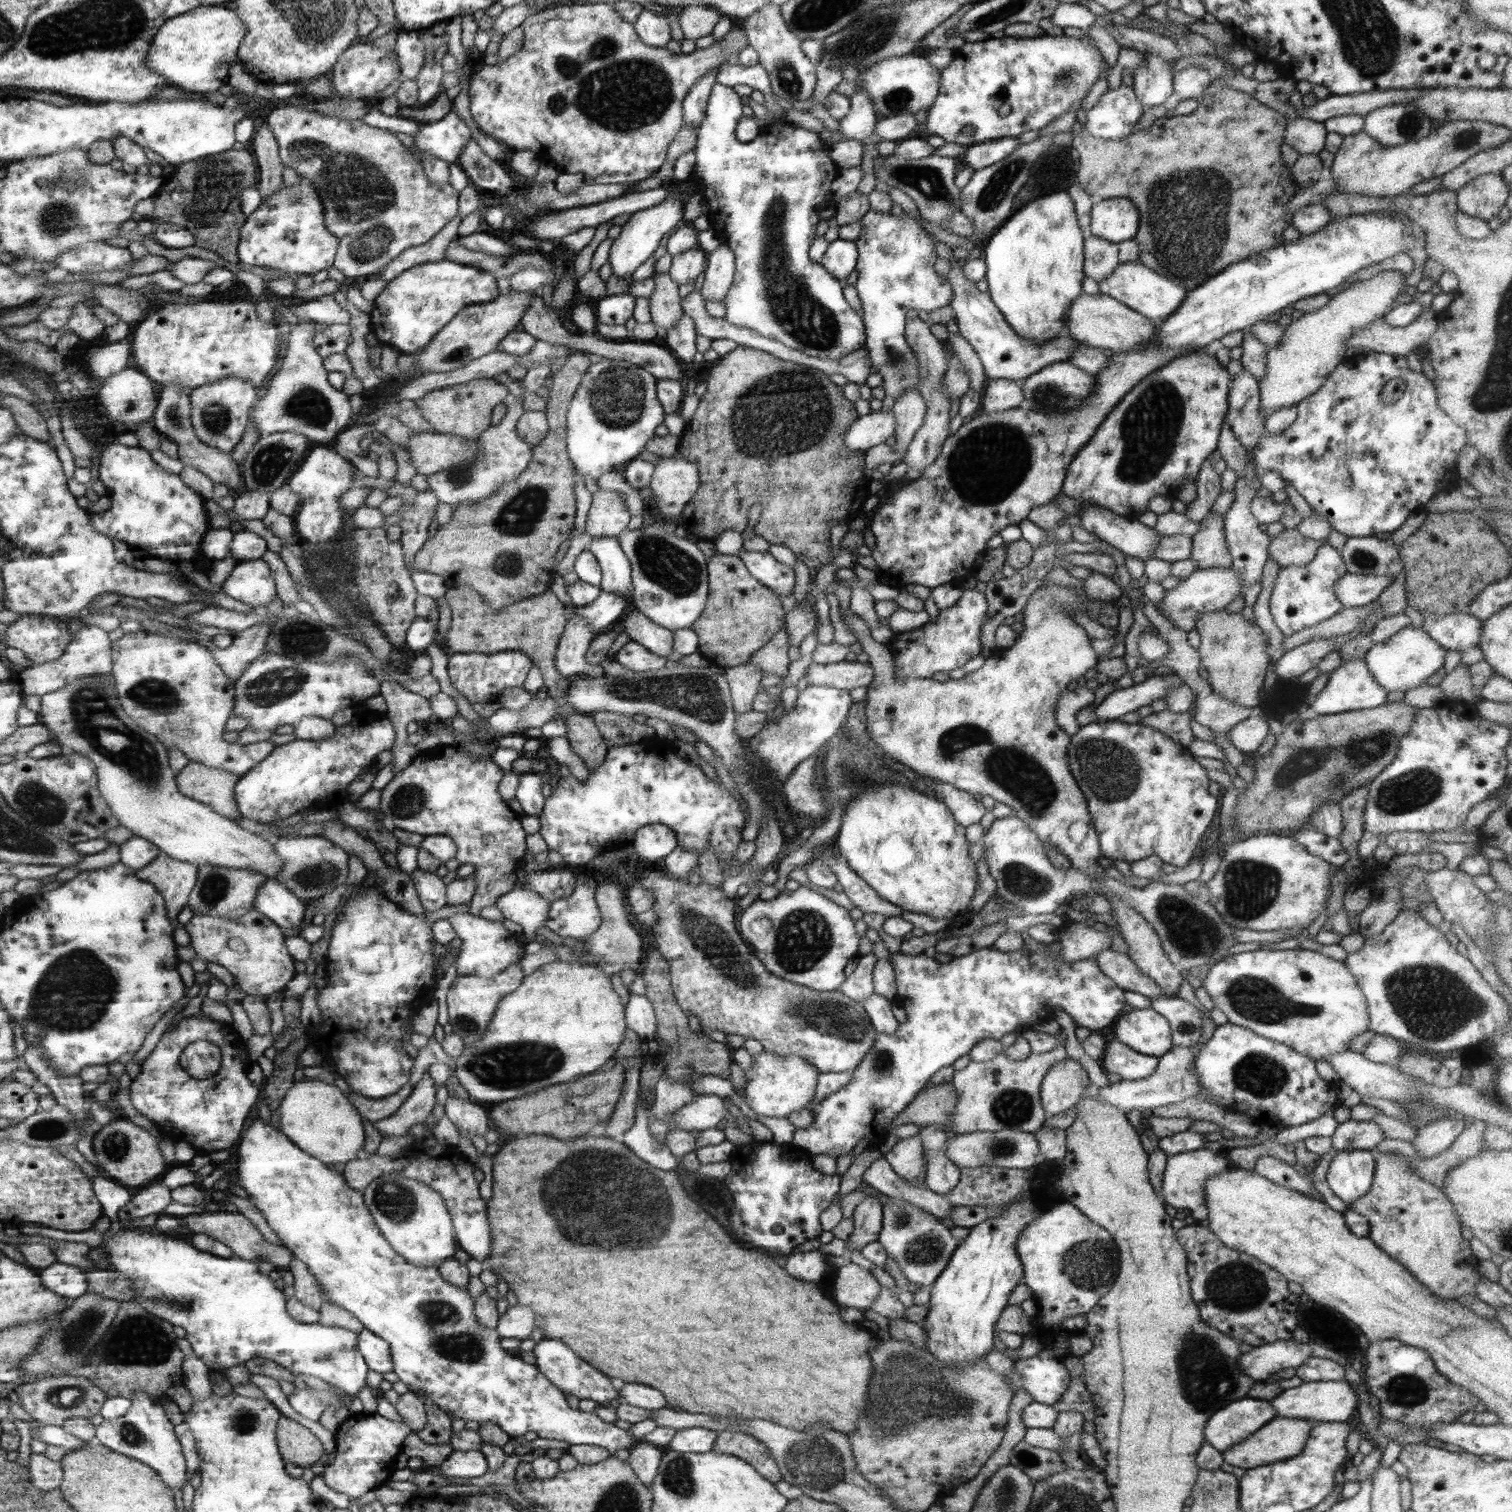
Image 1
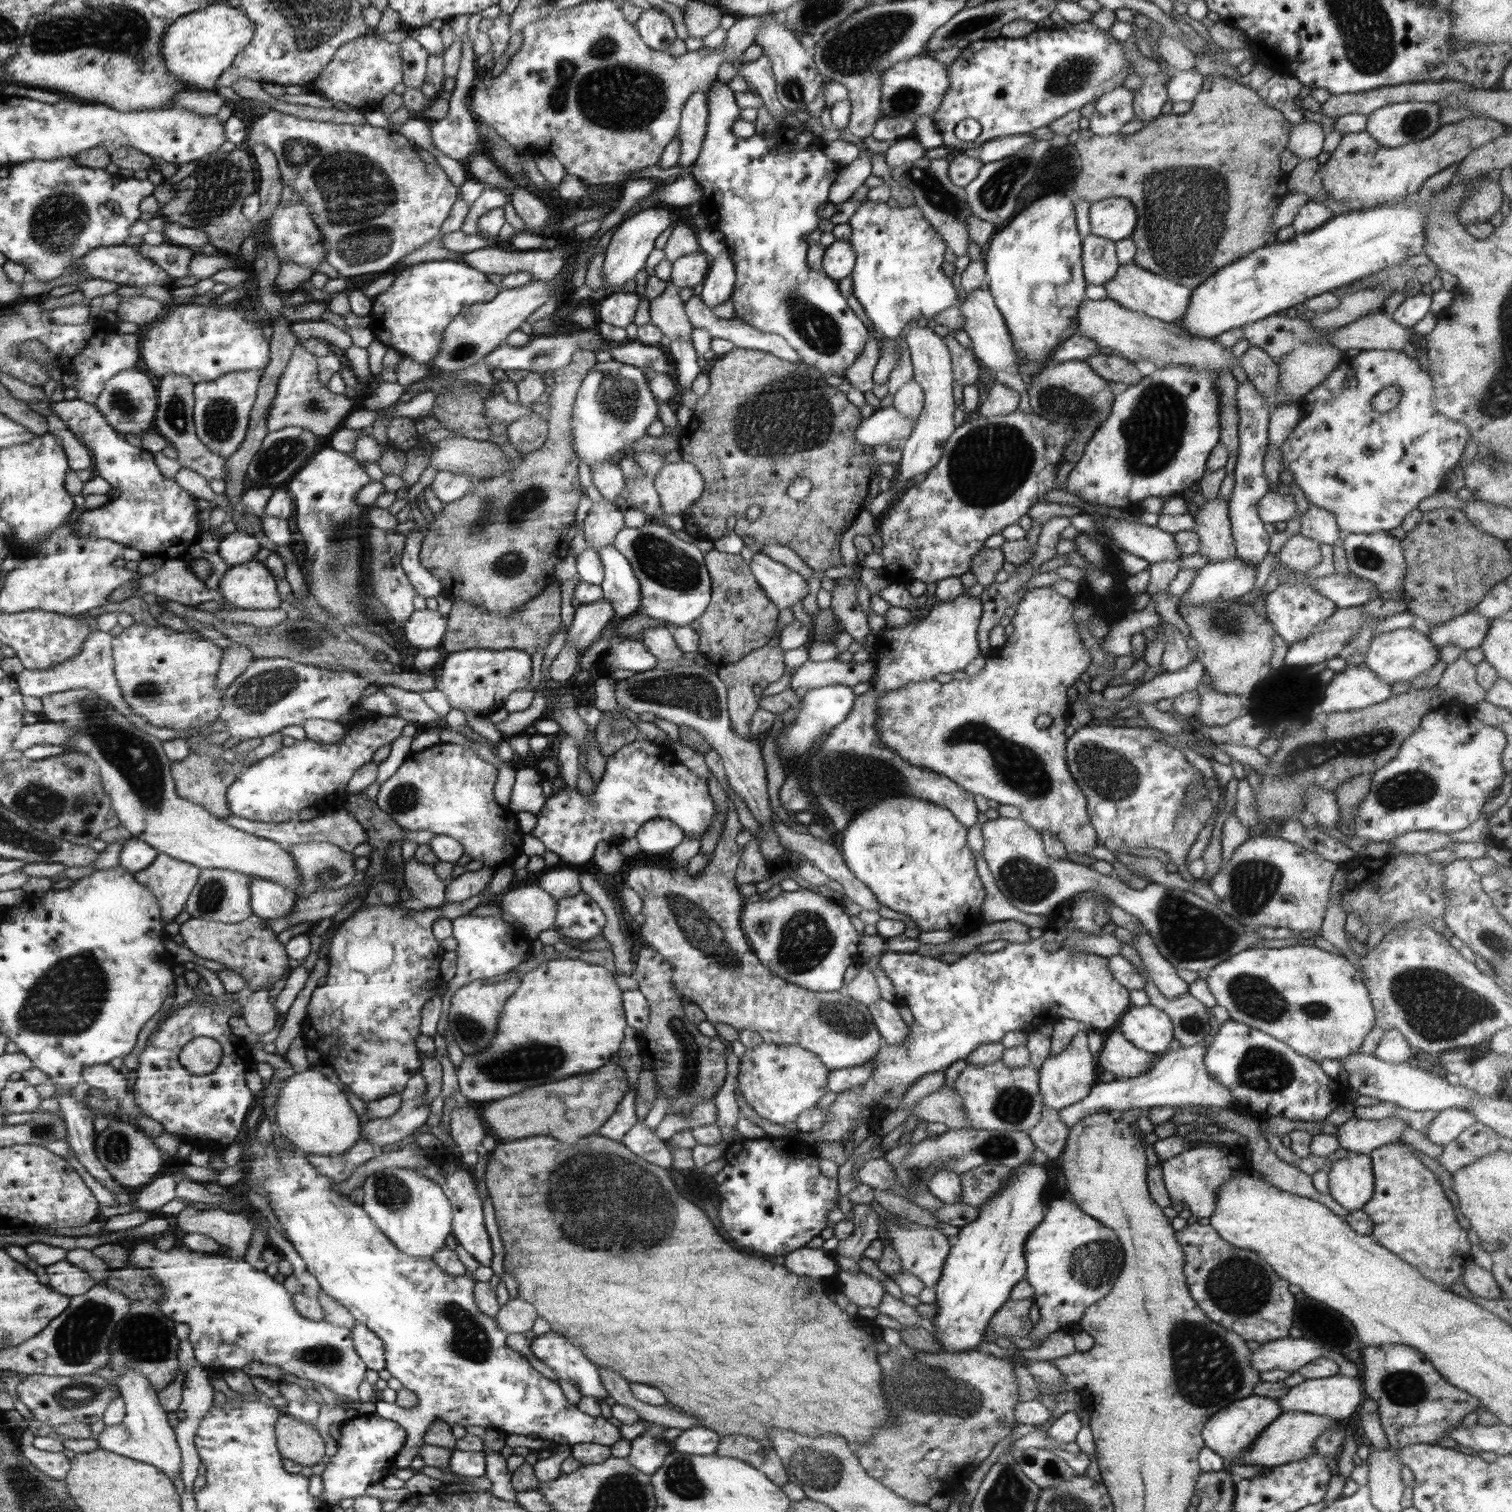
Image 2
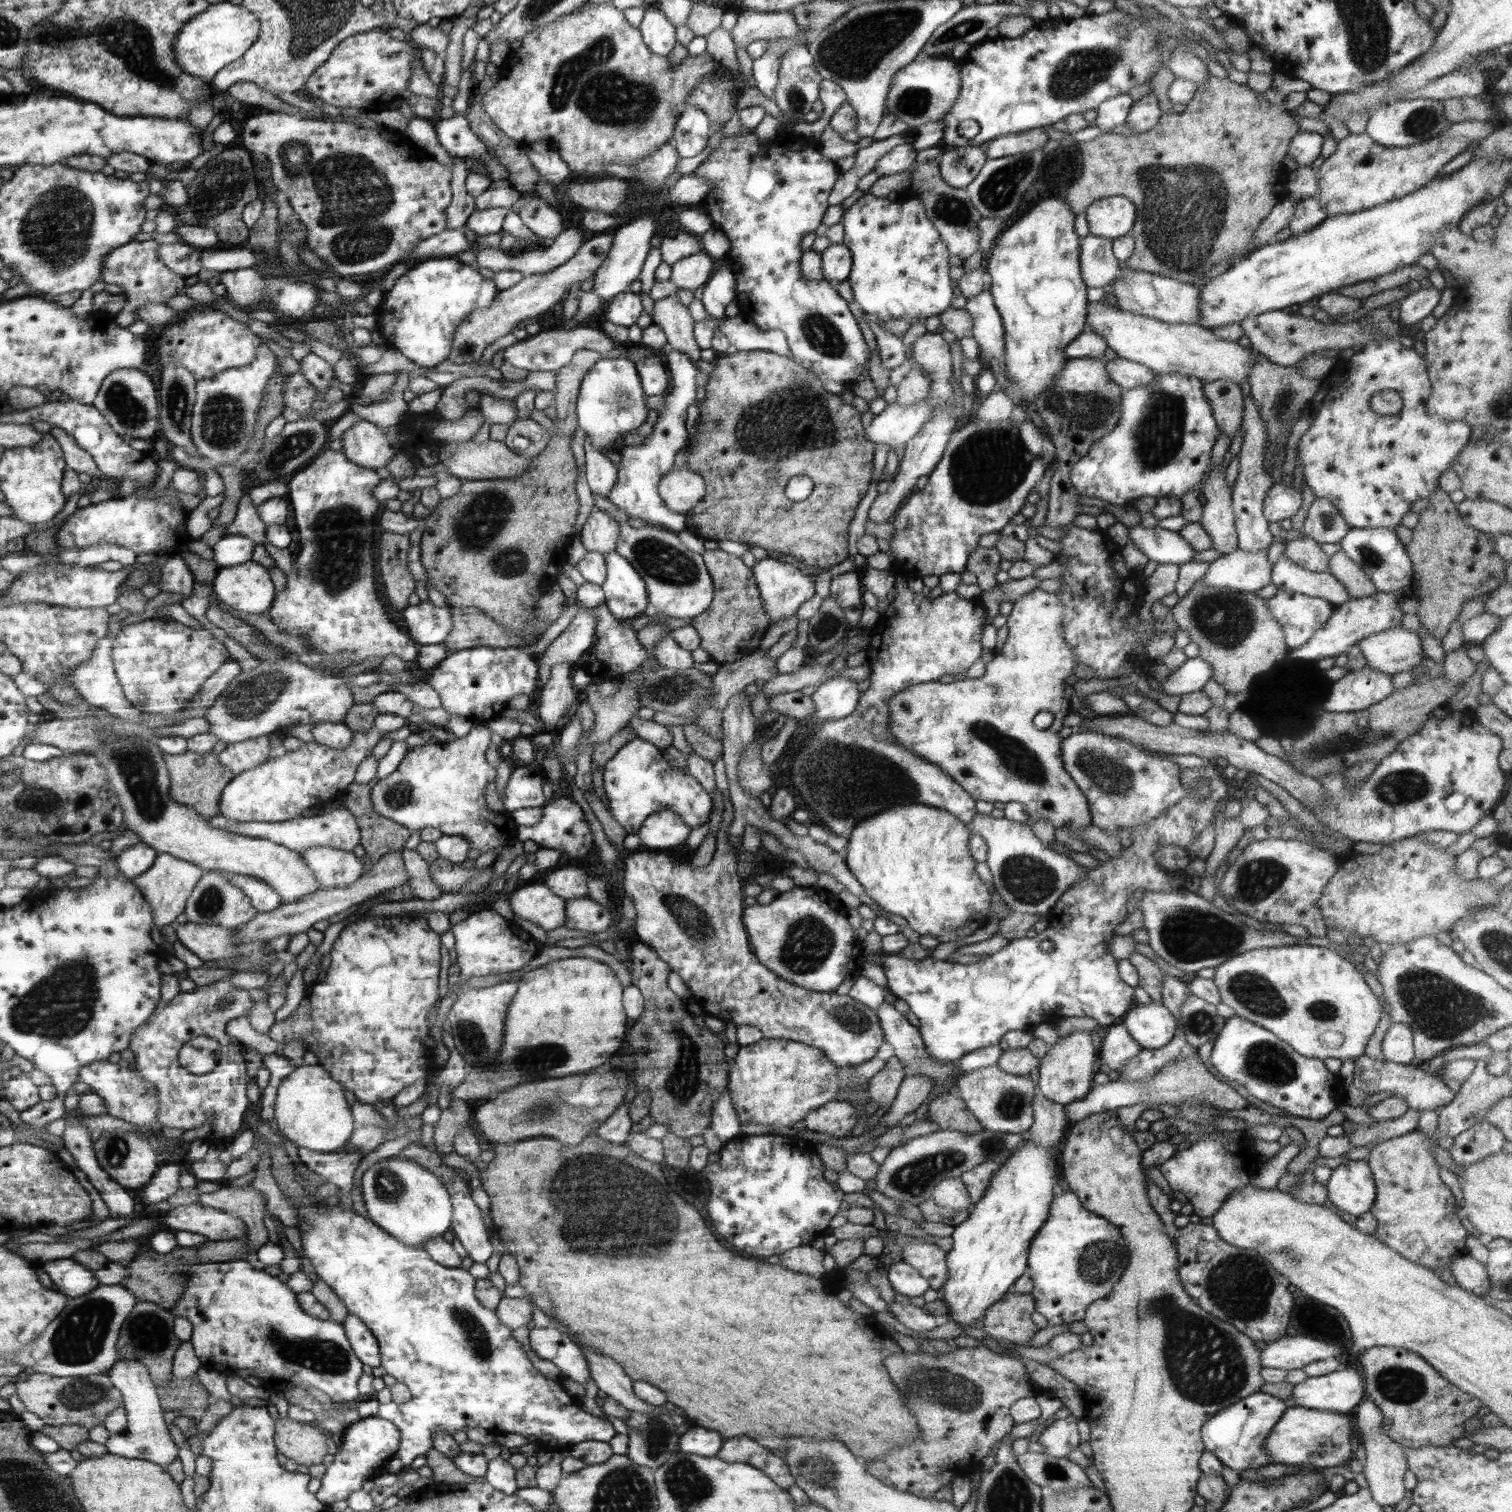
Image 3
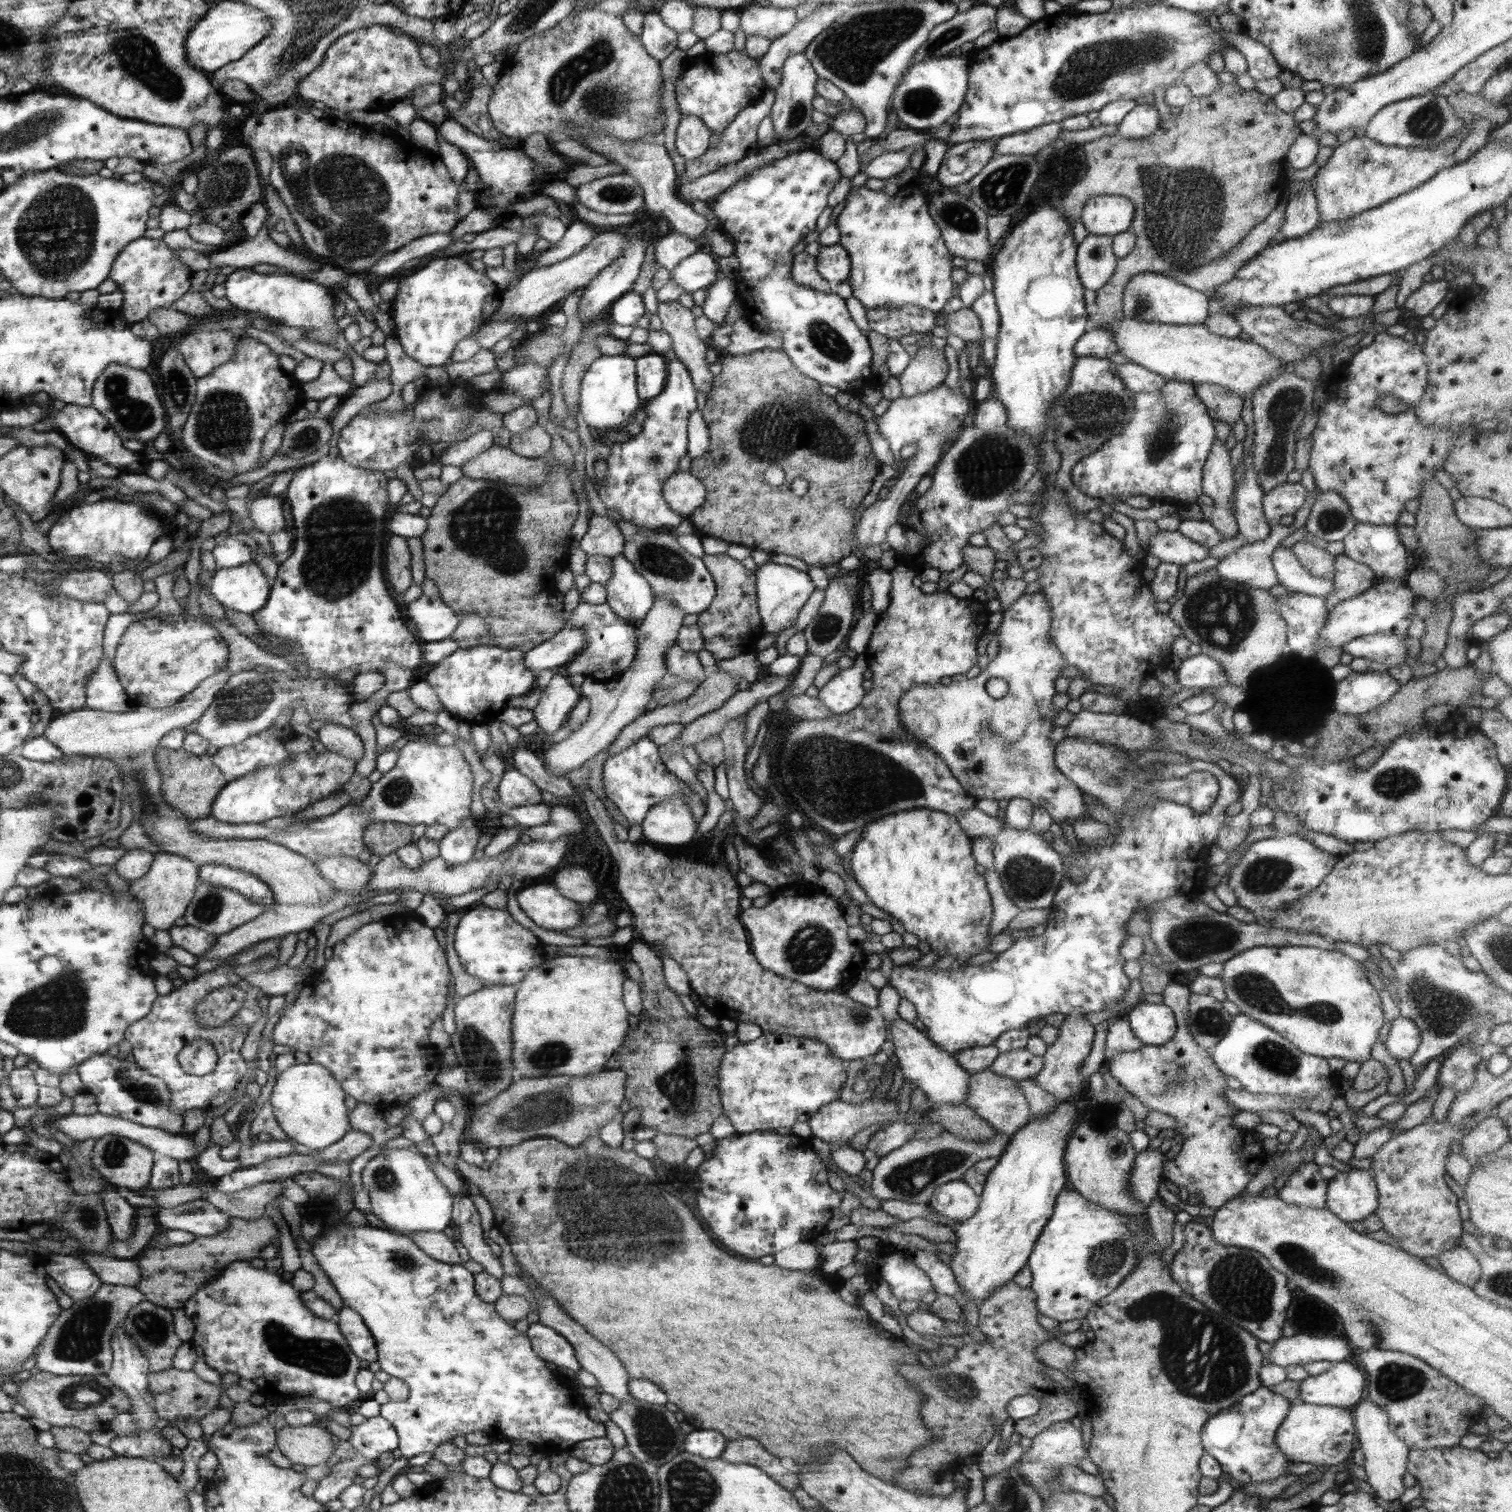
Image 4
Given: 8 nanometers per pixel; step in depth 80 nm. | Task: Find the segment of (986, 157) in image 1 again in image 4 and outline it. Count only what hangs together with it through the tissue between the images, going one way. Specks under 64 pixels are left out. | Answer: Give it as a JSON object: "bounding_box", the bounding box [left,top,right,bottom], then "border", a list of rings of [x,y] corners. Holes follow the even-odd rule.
{"bounding_box":[993,123,1062,156],"border":[[[1050,123],[1024,132],[1017,132],[1011,136],[1004,136],[993,141],[994,156],[1036,154],[1045,146],[1052,144],[1054,140],[1057,141],[1062,130],[1060,123]]]}

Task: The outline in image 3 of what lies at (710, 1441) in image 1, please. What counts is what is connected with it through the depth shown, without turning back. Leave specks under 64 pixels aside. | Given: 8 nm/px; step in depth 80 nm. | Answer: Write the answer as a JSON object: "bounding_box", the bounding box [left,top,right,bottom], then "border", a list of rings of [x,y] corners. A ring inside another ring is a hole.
{"bounding_box":[679,1428,724,1457],"border":[[[692,1428],[682,1434],[679,1440],[679,1450],[698,1456],[716,1457],[720,1455],[724,1438],[718,1432],[706,1428]]]}

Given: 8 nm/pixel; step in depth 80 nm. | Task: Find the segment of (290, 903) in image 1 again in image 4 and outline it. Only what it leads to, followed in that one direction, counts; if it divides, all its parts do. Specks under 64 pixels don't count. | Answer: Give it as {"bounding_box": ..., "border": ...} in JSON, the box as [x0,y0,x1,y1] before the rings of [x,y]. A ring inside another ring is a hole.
{"bounding_box":[199,864,275,906],"border":[[[205,864],[199,865],[199,868],[200,882],[230,888],[230,890],[241,893],[260,906],[275,906],[273,892],[258,875],[223,864]]]}

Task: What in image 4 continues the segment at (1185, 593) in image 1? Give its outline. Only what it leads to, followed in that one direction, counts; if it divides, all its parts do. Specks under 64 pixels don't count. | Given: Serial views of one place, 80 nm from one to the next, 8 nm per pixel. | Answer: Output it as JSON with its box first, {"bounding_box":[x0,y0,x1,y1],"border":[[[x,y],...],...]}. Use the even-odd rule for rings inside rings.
{"bounding_box":[1215,522,1297,590],"border":[[[1279,522],[1272,524],[1267,538],[1223,557],[1215,567],[1219,577],[1266,590],[1276,586],[1279,580],[1272,564],[1272,553],[1286,536],[1297,530],[1293,523],[1288,526]]]}

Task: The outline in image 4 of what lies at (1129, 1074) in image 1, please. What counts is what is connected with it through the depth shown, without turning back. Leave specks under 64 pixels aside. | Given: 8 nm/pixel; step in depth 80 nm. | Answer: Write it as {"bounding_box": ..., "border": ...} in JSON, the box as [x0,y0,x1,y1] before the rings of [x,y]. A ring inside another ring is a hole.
{"bounding_box":[1105,1016,1143,1059],"border":[[[1118,1016],[1110,1021],[1105,1046],[1108,1059],[1119,1052],[1138,1050],[1142,1045],[1143,1042],[1134,1034],[1128,1019]]]}

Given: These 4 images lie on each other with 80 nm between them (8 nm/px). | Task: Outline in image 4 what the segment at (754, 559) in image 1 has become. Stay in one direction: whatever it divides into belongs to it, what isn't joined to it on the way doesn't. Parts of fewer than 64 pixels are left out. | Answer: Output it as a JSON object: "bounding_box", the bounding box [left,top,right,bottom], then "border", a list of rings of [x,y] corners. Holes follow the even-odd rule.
{"bounding_box":[755,560,814,634],"border":[[[769,560],[755,570],[755,587],[757,590],[757,607],[765,633],[779,634],[792,628],[797,622],[798,613],[814,592],[814,583],[807,572],[792,566],[774,563]]]}

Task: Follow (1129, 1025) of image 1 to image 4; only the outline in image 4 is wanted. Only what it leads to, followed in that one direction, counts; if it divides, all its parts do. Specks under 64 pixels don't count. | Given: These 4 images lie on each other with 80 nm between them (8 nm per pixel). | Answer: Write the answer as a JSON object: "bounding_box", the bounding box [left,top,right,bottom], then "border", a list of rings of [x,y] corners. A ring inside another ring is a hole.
{"bounding_box":[1124,1000,1177,1045],"border":[[[1143,1000],[1124,1017],[1128,1019],[1134,1034],[1144,1045],[1166,1044],[1177,1031],[1176,1017],[1172,1009],[1164,1003]]]}

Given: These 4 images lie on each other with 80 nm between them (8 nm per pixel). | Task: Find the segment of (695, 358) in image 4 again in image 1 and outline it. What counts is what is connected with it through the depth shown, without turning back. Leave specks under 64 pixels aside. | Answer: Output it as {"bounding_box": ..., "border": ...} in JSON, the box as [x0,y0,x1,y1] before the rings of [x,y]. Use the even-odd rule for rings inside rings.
{"bounding_box":[649,273,683,330],"border":[[[669,273],[652,274],[654,280],[654,293],[649,299],[651,321],[670,330],[683,315],[682,298],[679,294],[679,285],[672,280]]]}

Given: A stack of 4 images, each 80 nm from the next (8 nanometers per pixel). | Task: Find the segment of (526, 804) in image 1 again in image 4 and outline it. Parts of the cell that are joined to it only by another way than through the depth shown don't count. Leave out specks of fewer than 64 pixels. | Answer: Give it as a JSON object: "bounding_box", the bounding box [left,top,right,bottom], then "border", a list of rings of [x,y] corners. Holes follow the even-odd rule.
{"bounding_box":[498,769,542,807],"border":[[[517,769],[504,772],[498,784],[498,792],[502,802],[509,807],[542,803],[542,790]]]}

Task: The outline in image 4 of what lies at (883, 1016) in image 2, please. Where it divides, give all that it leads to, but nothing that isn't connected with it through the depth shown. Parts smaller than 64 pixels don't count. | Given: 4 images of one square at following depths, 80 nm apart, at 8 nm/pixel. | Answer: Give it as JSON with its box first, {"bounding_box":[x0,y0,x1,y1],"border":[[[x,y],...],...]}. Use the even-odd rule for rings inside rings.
{"bounding_box":[887,1018,970,1107],"border":[[[897,1018],[887,1025],[888,1039],[895,1044],[895,1053],[898,1057],[900,1070],[907,1080],[911,1080],[917,1088],[923,1090],[928,1101],[933,1107],[950,1104],[960,1105],[966,1103],[970,1075],[965,1068],[962,1068],[955,1055],[943,1051],[936,1043],[933,1043],[923,1032],[920,1032],[913,1024]]]}

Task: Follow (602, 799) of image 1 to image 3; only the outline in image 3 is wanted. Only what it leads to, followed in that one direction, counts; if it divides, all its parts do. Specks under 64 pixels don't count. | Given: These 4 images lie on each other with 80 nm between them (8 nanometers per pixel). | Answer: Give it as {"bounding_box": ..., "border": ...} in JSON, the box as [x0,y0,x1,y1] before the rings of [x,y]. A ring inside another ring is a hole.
{"bounding_box":[517,738,710,860],"border":[[[632,738],[603,767],[603,783],[608,797],[610,814],[622,825],[627,834],[634,834],[655,812],[666,809],[677,812],[690,828],[700,828],[710,816],[710,794],[700,786],[694,776],[684,774],[682,769],[668,766],[662,752],[651,741]],[[570,797],[551,799],[543,806],[543,813],[538,824],[517,829],[517,840],[533,840],[540,847],[553,848],[567,854],[569,858],[580,860],[592,848],[593,836],[587,821],[589,809],[584,810],[577,801]]]}

